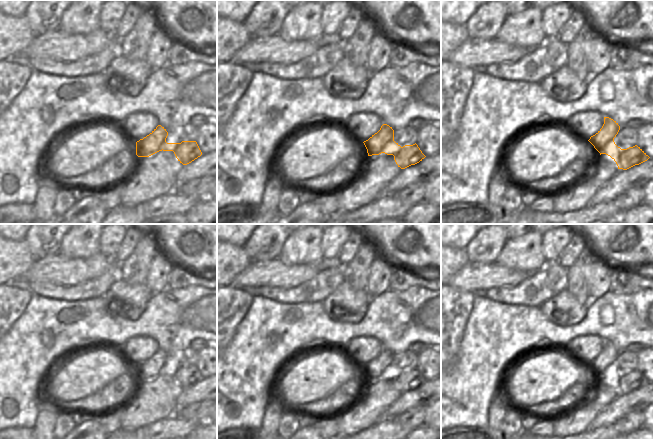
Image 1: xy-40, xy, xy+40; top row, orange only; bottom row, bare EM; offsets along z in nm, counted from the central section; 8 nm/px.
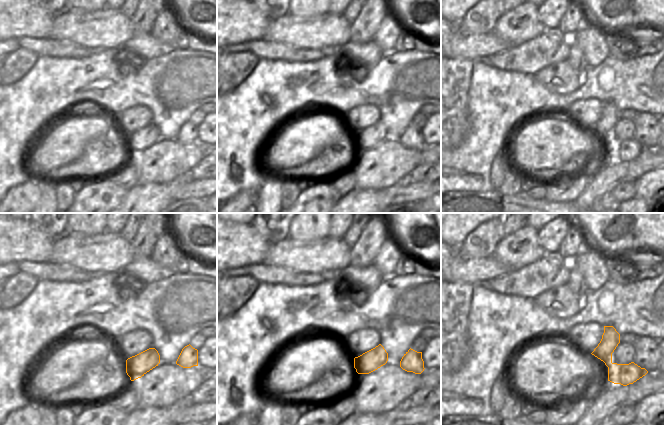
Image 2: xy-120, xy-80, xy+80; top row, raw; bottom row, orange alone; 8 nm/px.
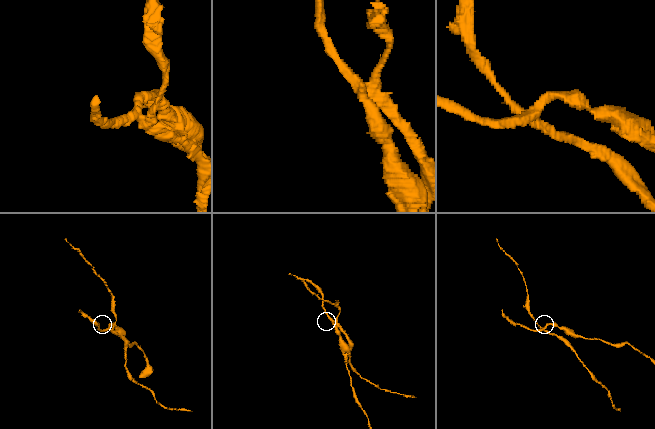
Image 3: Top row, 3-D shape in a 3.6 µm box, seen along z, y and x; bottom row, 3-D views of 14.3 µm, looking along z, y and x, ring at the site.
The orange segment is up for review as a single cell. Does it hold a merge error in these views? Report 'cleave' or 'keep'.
cleave

